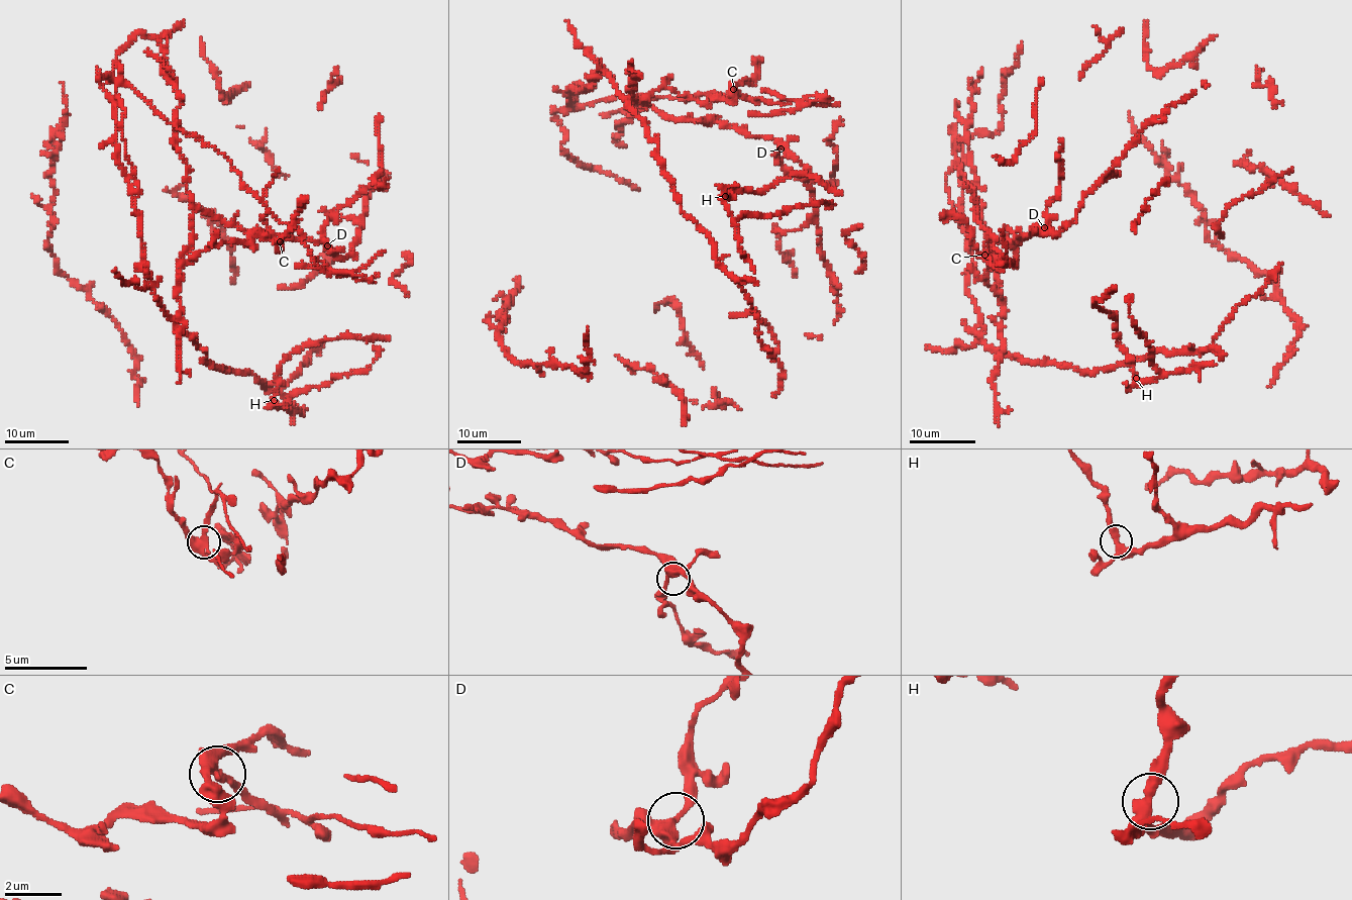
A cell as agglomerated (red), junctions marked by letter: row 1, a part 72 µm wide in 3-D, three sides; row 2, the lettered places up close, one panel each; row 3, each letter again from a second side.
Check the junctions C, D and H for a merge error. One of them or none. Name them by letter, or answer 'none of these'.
C

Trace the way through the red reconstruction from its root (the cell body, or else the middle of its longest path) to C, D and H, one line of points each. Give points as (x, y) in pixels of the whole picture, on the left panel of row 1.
C: (140, 224), (120, 82), (222, 153), (291, 227), (280, 241)
D: (140, 224), (120, 82), (222, 153), (291, 227), (280, 250), (232, 240), (186, 263), (200, 209), (327, 245)
H: (140, 224), (148, 286), (175, 326), (201, 346), (209, 365), (251, 374), (303, 413), (274, 400)

